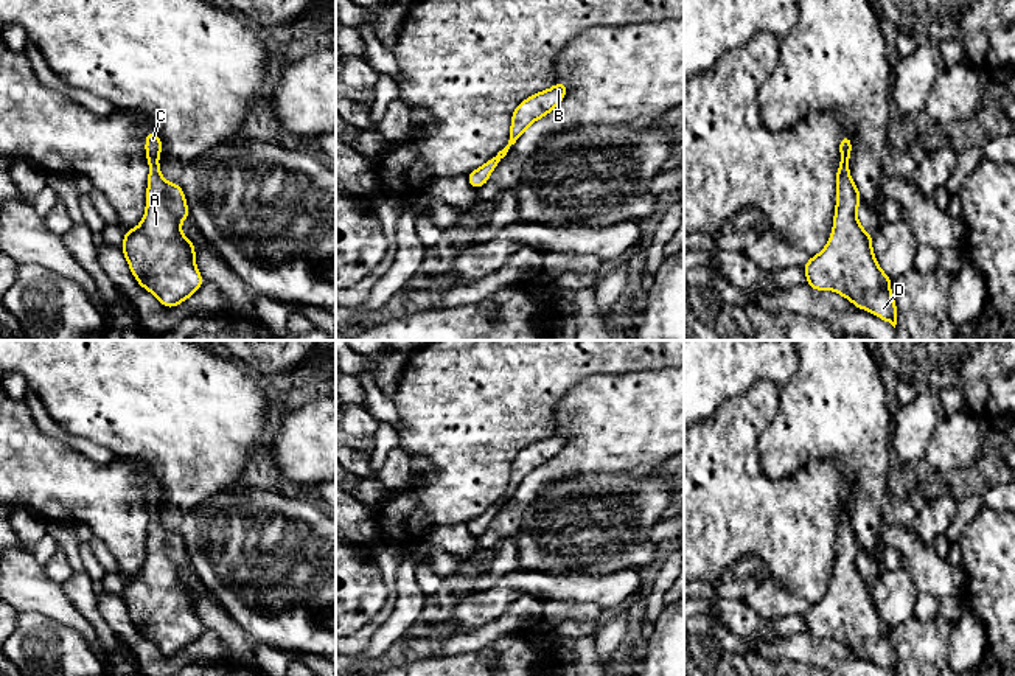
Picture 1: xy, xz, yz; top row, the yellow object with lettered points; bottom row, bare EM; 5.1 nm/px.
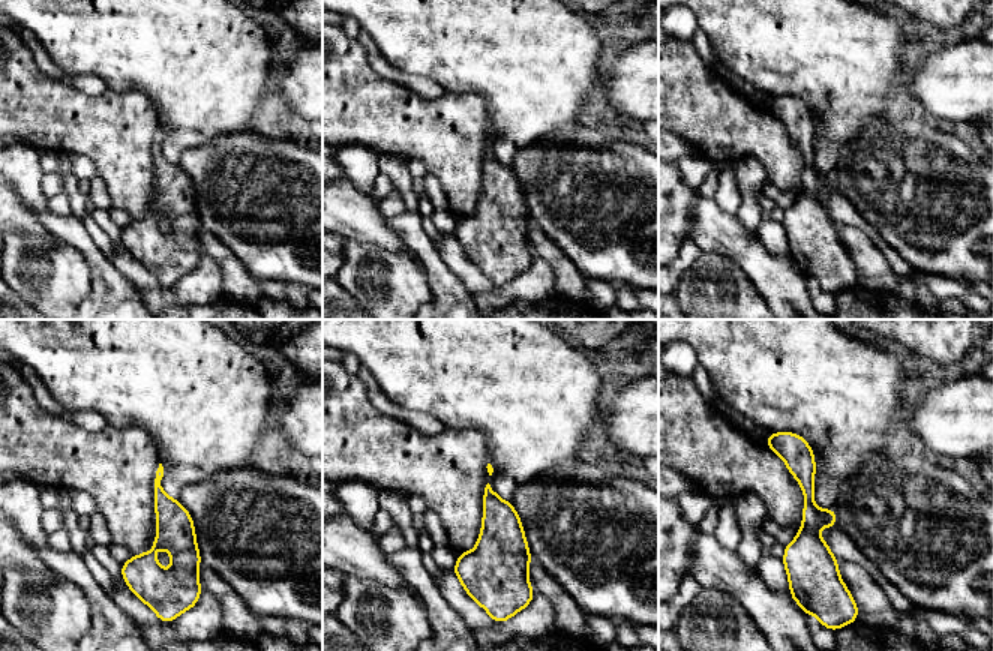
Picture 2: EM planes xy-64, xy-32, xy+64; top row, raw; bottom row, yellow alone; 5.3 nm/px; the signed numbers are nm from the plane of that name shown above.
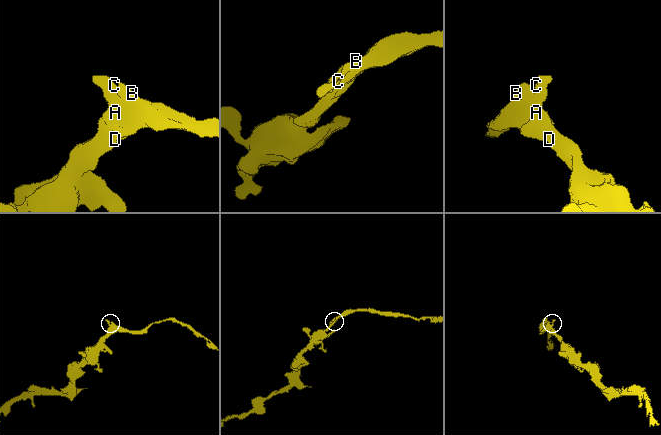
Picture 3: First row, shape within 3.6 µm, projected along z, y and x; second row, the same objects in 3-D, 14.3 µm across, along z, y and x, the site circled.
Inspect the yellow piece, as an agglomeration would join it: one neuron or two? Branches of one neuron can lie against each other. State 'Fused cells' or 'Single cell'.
Single cell

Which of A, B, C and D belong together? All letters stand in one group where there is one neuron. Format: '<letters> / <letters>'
A B C D

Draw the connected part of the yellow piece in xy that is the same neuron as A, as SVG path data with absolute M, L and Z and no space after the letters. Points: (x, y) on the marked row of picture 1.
M145 132L149 163L146 211L141 224L124 230L124 253L132 275L152 292L165 308L174 308L191 297L204 280L194 263L196 244L190 242L180 222L190 219L188 205L179 183L162 177L159 155L162 140Z

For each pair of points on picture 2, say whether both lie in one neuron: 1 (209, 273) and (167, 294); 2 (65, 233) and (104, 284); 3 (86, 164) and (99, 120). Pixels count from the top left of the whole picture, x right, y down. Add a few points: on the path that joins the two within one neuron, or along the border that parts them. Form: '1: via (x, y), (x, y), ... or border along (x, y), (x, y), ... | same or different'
1: via (198, 284), (192, 290), (177, 294) | same
2: via (78, 240), (95, 257), (102, 270) | same
3: border along (68, 153), (84, 155), (93, 164), (96, 174) | different

